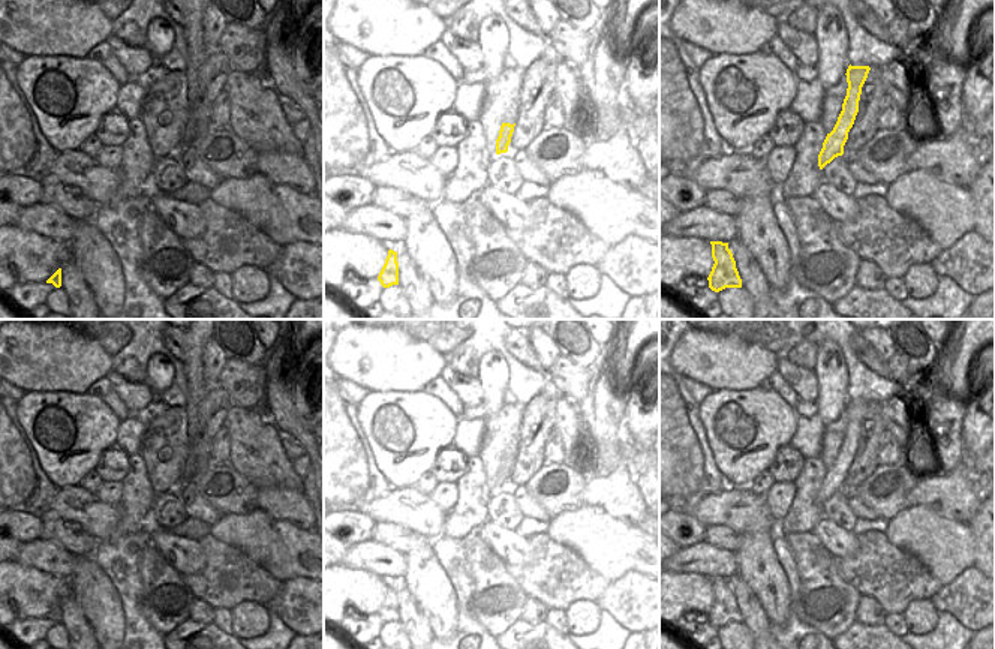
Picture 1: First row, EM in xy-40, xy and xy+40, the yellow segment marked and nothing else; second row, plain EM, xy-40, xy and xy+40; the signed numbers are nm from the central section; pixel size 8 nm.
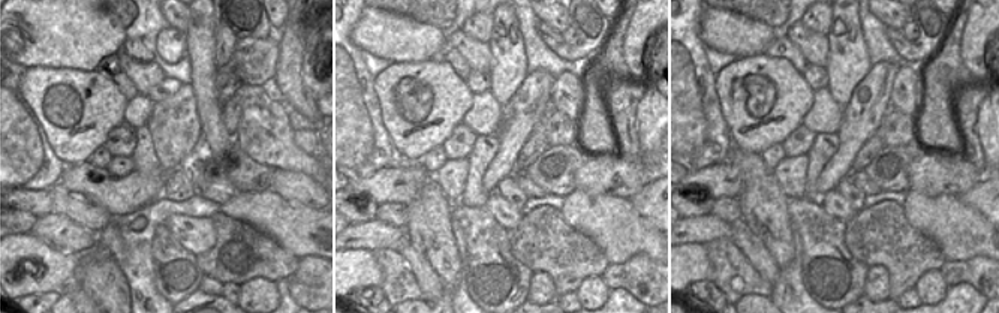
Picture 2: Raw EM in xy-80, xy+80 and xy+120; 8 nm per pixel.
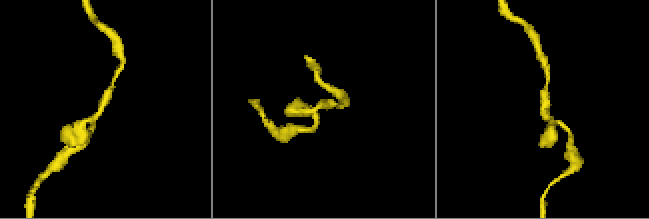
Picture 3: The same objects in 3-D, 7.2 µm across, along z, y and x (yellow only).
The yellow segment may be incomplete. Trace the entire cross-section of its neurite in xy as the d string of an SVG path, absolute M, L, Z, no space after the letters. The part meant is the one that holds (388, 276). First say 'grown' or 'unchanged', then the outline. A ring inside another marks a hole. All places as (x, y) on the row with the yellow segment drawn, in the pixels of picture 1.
unchanged; M388 250L388 256L385 264L378 276L378 280L384 288L390 288L393 285L399 285L399 262L397 262L397 252Z

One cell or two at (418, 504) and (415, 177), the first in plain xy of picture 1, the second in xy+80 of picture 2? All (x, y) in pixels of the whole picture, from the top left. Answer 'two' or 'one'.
one

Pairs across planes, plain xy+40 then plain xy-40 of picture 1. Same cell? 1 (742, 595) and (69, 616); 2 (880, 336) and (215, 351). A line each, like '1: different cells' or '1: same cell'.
1: same cell
2: same cell

